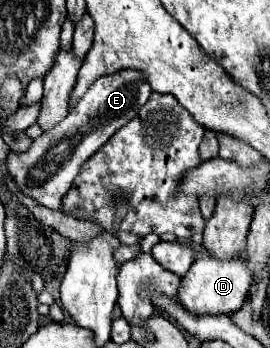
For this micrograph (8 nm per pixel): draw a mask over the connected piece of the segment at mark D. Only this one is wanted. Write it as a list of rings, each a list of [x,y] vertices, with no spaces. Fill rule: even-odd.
[[[206,254],[206,256],[198,256],[194,260],[190,272],[186,272],[186,276],[182,276],[180,292],[178,292],[176,300],[180,300],[180,304],[184,304],[184,308],[188,308],[188,312],[196,312],[196,316],[232,314],[242,308],[250,284],[252,284],[252,274],[250,274],[244,258],[222,262],[222,260],[214,260],[212,256]]]

